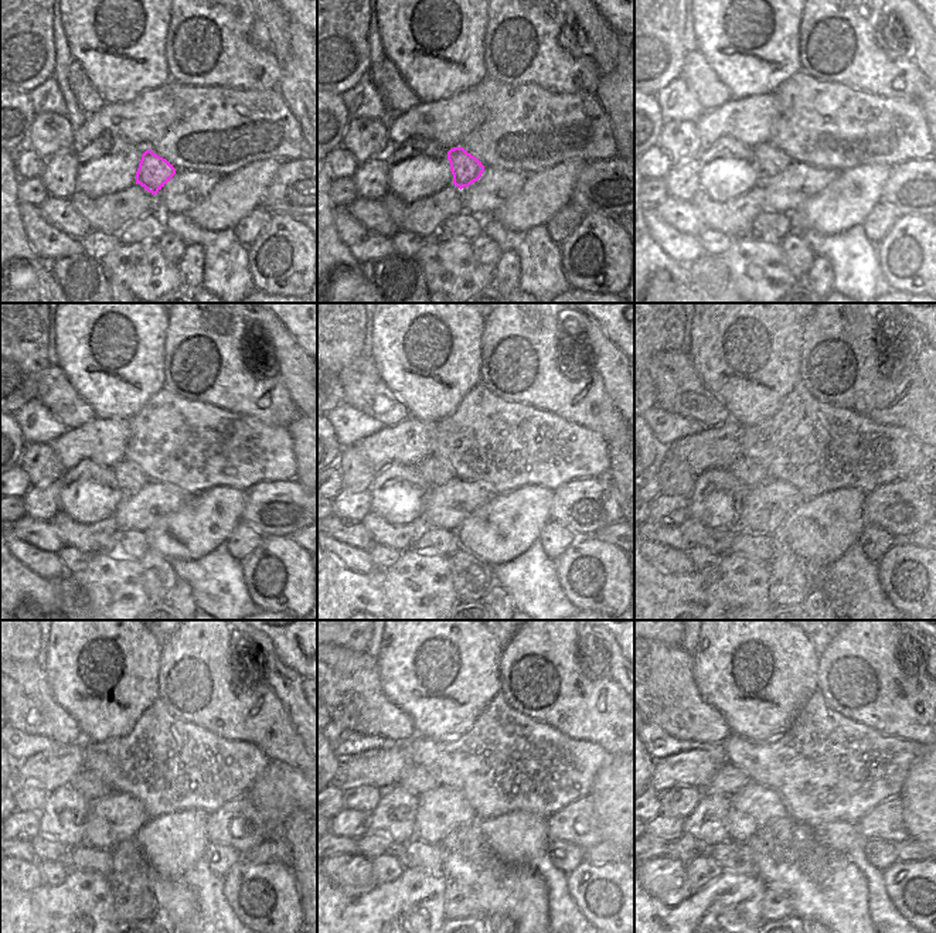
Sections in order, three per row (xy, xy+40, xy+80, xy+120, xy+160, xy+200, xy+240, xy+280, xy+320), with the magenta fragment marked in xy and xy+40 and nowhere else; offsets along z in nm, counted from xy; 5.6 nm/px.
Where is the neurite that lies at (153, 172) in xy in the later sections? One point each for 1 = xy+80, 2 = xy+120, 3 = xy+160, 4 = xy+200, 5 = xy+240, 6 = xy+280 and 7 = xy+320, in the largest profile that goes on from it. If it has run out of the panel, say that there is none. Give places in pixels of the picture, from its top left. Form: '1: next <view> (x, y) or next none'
1: next xy+80 (771, 162)
2: next xy+120 (130, 479)
3: next xy+160 (436, 472)
4: next xy+200 (751, 473)
5: next xy+240 (89, 785)
6: next xy+280 (417, 780)
7: next xy+320 (728, 780)

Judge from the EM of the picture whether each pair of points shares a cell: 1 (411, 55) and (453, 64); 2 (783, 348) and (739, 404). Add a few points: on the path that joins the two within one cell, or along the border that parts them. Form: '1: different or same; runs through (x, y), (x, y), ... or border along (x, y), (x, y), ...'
1: same; runs through (421, 55), (443, 60)
2: same; runs through (776, 367), (776, 388), (773, 391), (758, 391)

